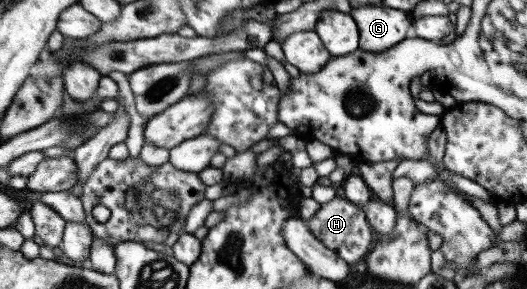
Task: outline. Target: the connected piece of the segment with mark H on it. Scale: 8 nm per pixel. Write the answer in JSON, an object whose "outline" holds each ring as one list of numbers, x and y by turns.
{"outline":[[339,192,327,203,321,204,306,223,315,237,347,264,356,263,363,255,367,255,376,239,364,211,343,198]]}

